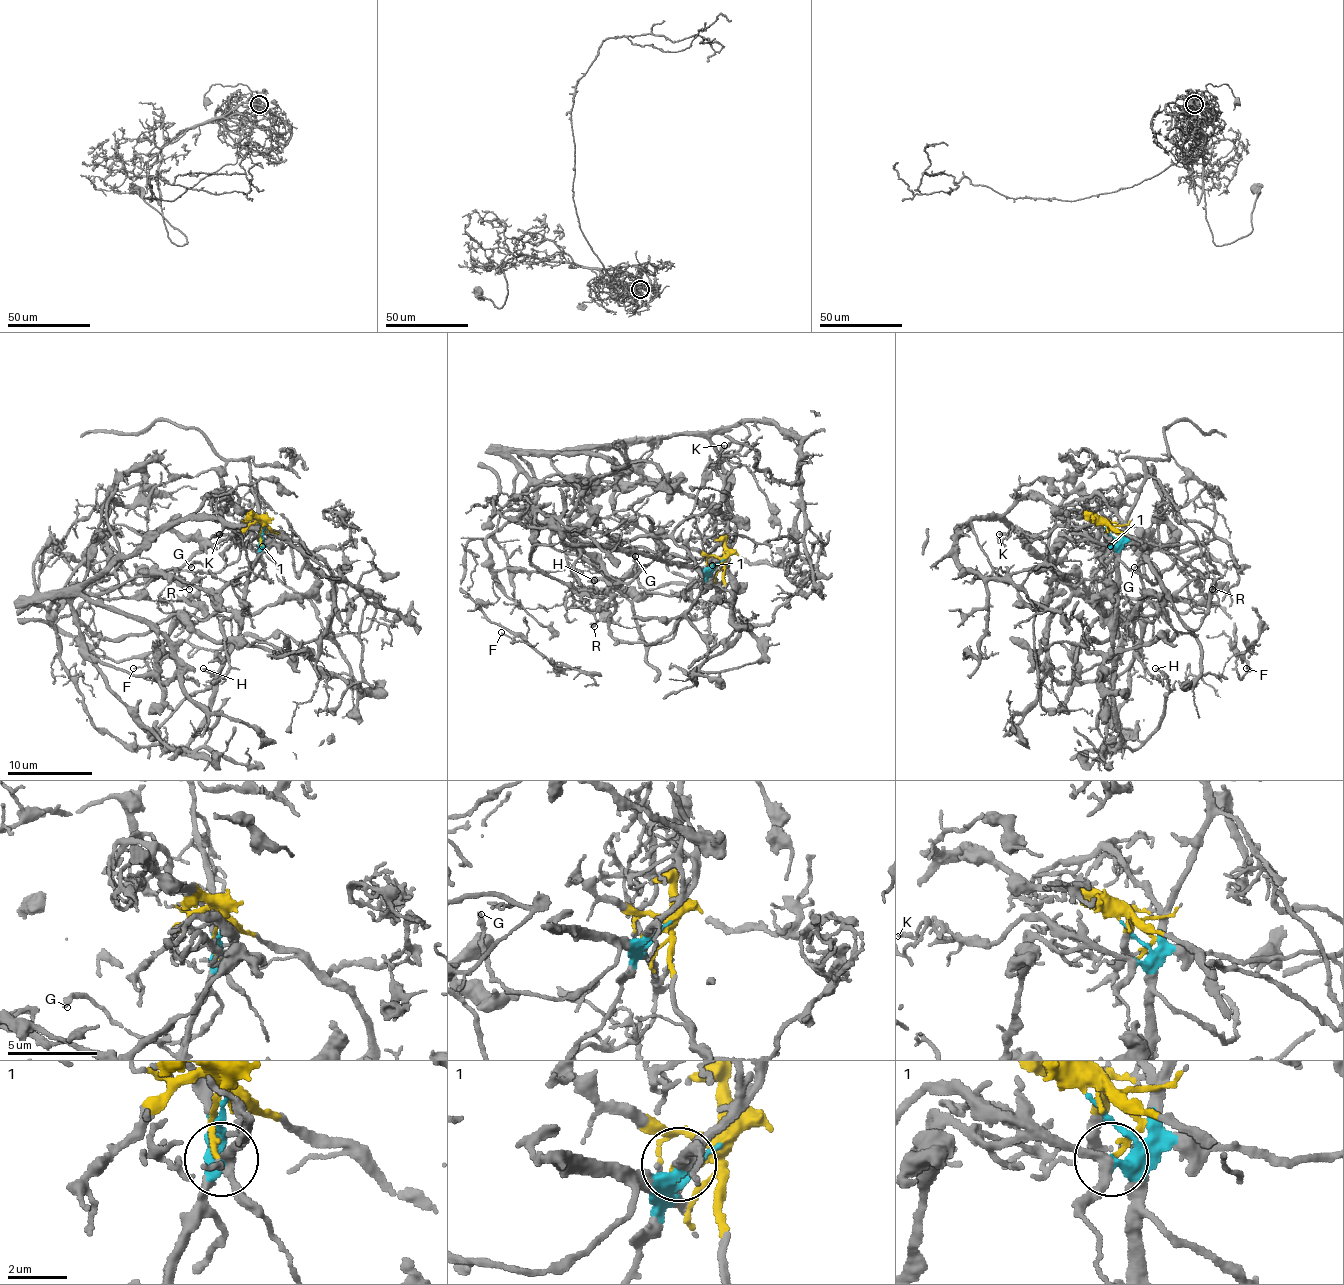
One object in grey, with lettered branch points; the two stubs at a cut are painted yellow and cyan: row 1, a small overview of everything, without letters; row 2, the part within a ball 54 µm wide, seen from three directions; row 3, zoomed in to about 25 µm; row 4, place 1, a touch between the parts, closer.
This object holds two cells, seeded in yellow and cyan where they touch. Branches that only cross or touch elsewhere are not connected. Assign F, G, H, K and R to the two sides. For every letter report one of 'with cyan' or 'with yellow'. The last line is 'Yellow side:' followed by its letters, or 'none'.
F: with yellow
G: with cyan
H: with cyan
K: with cyan
R: with cyan
Yellow side: F

